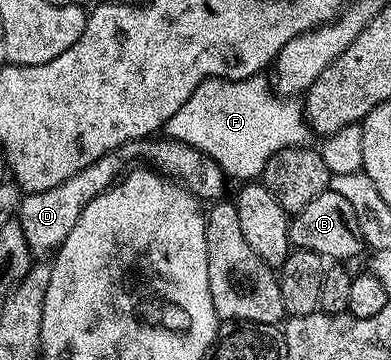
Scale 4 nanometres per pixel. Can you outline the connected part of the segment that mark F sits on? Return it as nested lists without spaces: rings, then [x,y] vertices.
[[[265,75],[249,76],[243,80],[208,79],[196,90],[192,90],[192,98],[168,118],[164,129],[171,140],[179,140],[216,161],[231,181],[254,182],[261,177],[264,166],[268,166],[268,158],[285,148],[300,148],[311,139],[312,133],[306,122],[303,105],[297,99],[279,95]]]

